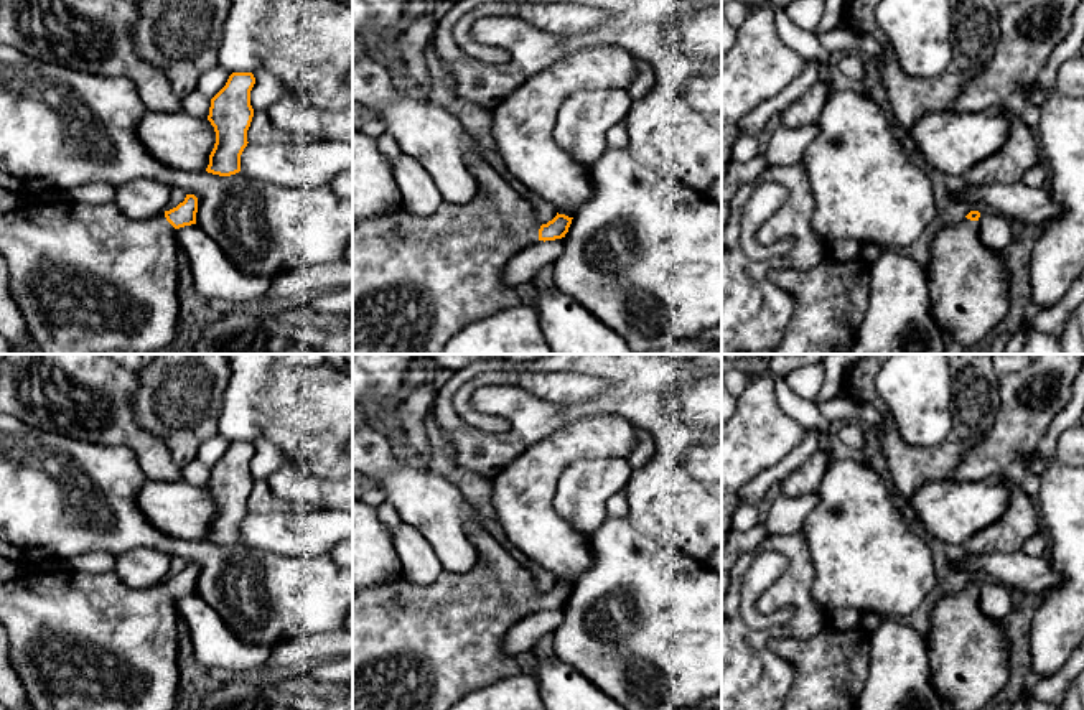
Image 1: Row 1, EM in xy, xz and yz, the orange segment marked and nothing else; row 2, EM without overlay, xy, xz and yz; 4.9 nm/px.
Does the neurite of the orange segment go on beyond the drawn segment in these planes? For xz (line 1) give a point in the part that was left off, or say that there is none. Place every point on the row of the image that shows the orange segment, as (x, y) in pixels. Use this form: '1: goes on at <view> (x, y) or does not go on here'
1: goes on at xz (417, 280)

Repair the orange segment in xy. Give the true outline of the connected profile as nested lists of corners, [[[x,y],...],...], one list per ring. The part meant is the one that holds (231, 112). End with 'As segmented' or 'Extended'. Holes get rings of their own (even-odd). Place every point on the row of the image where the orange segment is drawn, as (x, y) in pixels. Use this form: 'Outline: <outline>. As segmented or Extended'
Outline: [[[232,72],[226,86],[211,99],[208,120],[214,127],[216,143],[209,155],[208,173],[231,176],[241,171],[241,155],[247,147],[247,130],[254,109],[250,91],[252,72]]]. As segmented

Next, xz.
Outline: [[[474,152],[466,153],[470,171],[473,173],[478,189],[476,194],[463,206],[443,203],[432,216],[415,216],[402,204],[390,211],[362,219],[353,224],[353,354],[442,354],[443,346],[468,323],[496,313],[502,308],[521,303],[514,287],[502,282],[502,270],[507,262],[522,249],[537,241],[555,241],[565,237],[573,217],[558,214],[547,224],[539,224],[532,204],[524,199],[484,158]]]. Extended

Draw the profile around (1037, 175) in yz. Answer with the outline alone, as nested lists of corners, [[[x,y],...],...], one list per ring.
[[[1035,163],[1021,178],[1021,183],[1033,188],[1041,188],[1048,178],[1048,171],[1041,166],[1041,163]]]

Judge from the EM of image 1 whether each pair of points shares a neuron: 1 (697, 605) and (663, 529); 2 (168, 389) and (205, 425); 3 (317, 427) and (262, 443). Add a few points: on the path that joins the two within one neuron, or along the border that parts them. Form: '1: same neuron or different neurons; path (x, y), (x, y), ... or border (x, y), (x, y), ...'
1: different neurons; border (661, 542), (664, 544)
2: same neuron; path (177, 397), (196, 417)
3: different neurons; border (264, 435), (284, 455)

